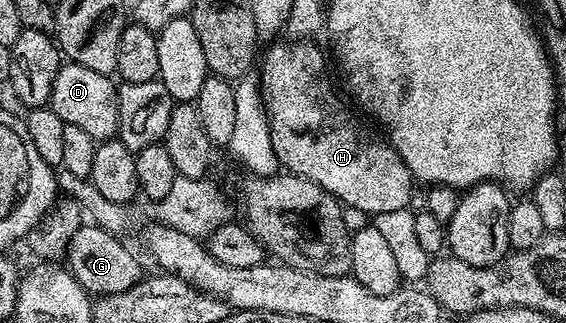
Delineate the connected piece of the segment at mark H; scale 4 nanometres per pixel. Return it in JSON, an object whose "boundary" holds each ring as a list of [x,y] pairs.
{"boundary":[[[309,41],[283,43],[266,57],[260,72],[262,103],[266,107],[266,118],[270,121],[270,134],[274,140],[274,152],[279,162],[286,165],[291,174],[307,177],[312,183],[324,187],[347,210],[358,209],[367,215],[377,215],[388,211],[400,211],[411,203],[416,182],[408,171],[404,159],[394,150],[394,146],[381,132],[373,133],[352,110],[346,109],[338,98],[330,73],[326,70],[326,57]]]}

